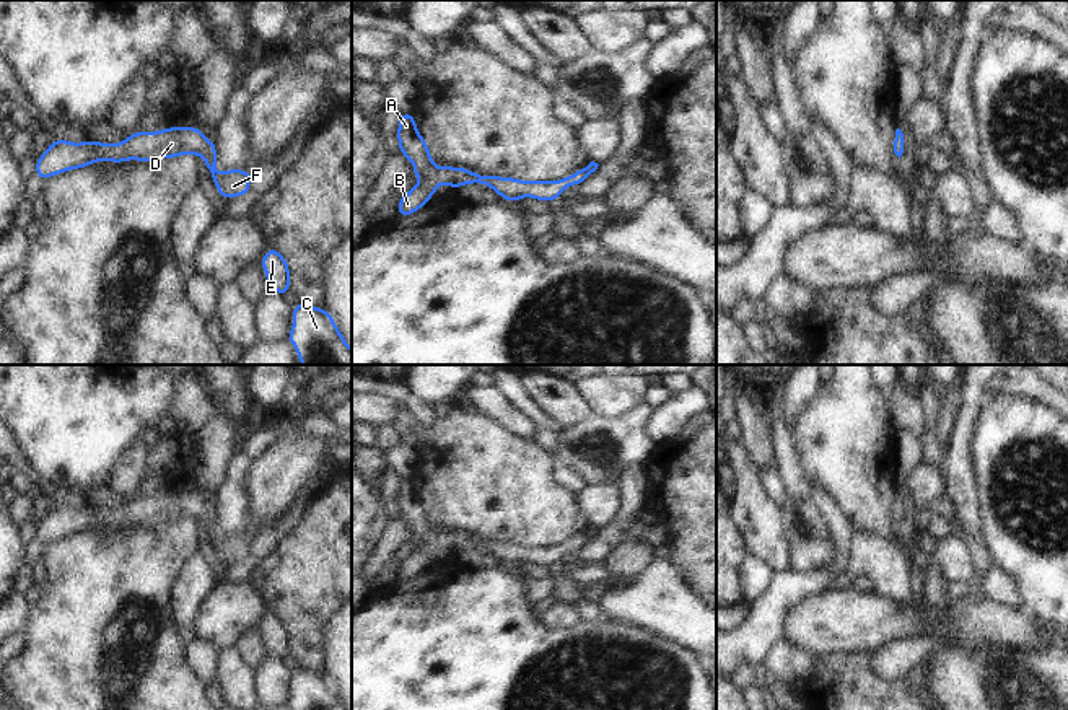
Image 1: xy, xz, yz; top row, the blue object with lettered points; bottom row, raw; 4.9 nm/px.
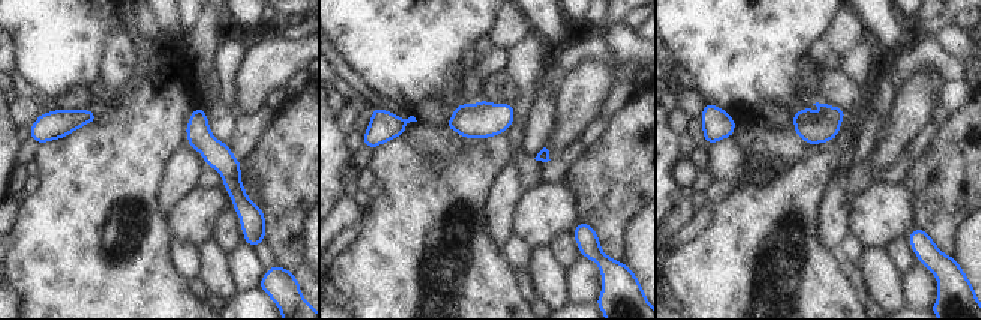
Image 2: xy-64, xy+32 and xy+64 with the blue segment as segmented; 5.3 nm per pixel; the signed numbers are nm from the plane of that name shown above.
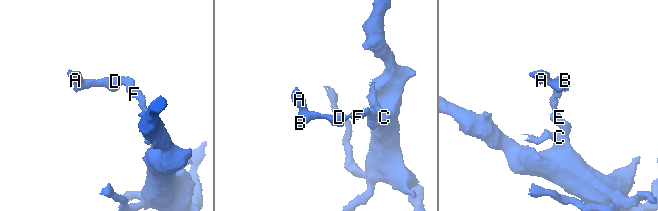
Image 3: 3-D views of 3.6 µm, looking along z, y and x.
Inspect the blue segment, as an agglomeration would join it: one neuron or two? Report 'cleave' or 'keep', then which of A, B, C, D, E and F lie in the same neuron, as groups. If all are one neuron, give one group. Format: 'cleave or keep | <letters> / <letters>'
keep | A B C D E F

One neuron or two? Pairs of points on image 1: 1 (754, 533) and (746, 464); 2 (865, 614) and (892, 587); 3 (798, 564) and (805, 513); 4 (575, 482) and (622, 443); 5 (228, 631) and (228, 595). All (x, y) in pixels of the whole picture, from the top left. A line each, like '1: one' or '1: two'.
1: one
2: two
3: one
4: two
5: one

